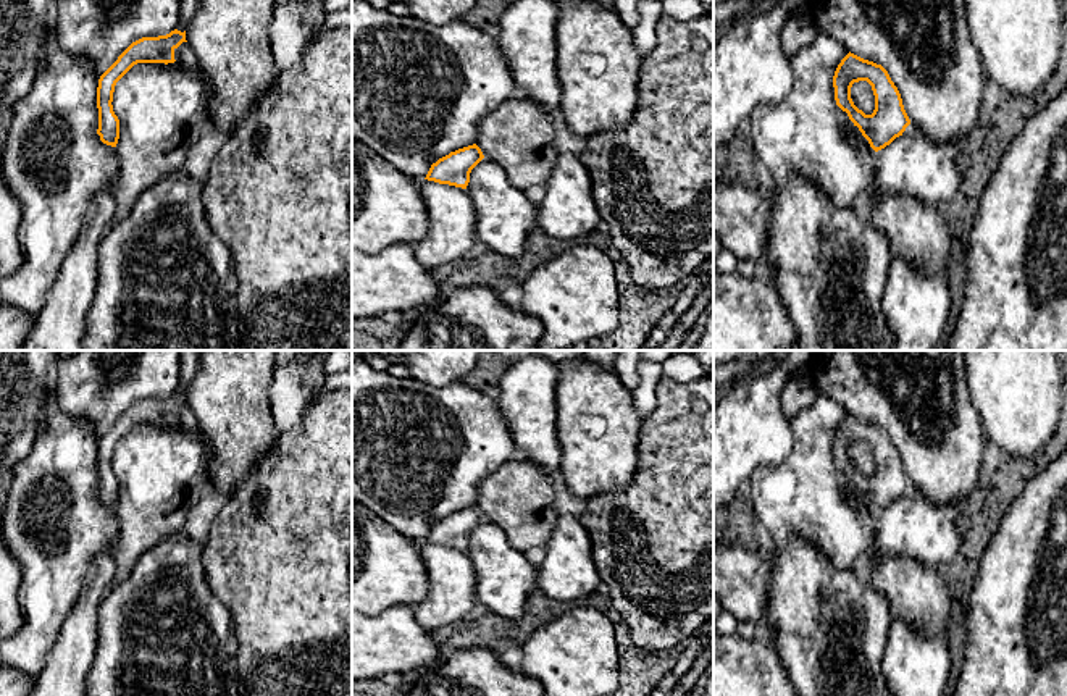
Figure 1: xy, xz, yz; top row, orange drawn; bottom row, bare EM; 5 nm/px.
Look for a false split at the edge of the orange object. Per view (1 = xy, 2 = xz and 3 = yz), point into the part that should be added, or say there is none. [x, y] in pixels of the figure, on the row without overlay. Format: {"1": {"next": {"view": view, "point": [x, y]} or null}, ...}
{"1": {"next": null}, "2": {"next": null}, "3": {"next": null}}

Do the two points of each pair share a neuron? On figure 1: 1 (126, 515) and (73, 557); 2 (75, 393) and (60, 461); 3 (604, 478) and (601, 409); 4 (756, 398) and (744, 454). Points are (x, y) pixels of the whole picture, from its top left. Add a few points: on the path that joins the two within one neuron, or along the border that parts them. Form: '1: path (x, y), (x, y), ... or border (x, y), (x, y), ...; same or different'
1: border (117, 509), (118, 541), (113, 551); different
2: border (52, 388), (57, 406), (99, 438); different
3: path (604, 461), (604, 427); same
4: path (751, 412), (744, 440); same

